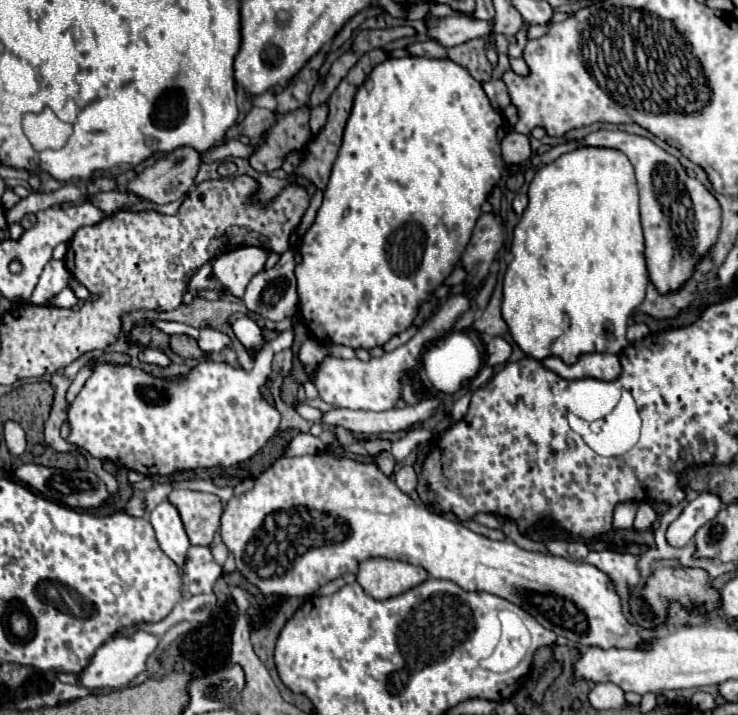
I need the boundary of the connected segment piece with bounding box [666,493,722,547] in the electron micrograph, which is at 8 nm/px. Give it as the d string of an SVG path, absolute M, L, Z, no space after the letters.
M700 493L694 501L690 501L680 517L676 521L670 523L668 531L666 531L666 541L672 547L684 547L692 541L692 537L696 535L696 531L708 523L710 519L716 517L716 513L720 511L722 503L720 497L712 495L712 493Z

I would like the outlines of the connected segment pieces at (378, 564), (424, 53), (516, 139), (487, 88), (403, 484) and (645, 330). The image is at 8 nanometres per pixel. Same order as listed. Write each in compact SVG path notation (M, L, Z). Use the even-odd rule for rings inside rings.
M382 557L366 559L364 563L360 563L356 575L356 581L364 589L364 593L374 599L388 599L400 595L420 585L424 579L428 579L428 573L422 567Z
M418 41L418 43L410 45L408 51L418 57L426 57L426 59L448 59L446 49L436 41Z
M508 131L506 137L502 139L502 157L506 163L522 163L530 159L532 147L530 147L530 137L522 135L518 131Z
M490 79L488 83L482 83L482 89L488 95L492 107L496 107L496 111L504 111L510 105L510 97L508 97L506 85L500 79Z
M404 465L398 473L394 473L394 483L398 485L400 491L404 491L406 495L410 495L416 489L418 483L418 475L410 465Z
M633 323L627 329L627 339L633 343L646 337L649 333L650 330L644 323Z

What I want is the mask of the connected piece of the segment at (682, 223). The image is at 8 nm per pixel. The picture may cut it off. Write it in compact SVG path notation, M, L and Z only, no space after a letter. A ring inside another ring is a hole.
M594 131L586 135L582 141L562 143L546 151L544 155L536 155L532 158L528 168L556 161L560 155L574 151L578 147L608 147L622 151L634 171L640 191L640 217L642 217L642 229L644 229L644 245L646 245L646 269L652 285L660 295L674 293L688 283L688 279L694 275L694 267L700 263L702 257L710 253L710 249L718 241L720 233L720 203L712 191L708 191L698 179L688 177L684 167L676 157L660 149L650 139L630 135L624 131Z

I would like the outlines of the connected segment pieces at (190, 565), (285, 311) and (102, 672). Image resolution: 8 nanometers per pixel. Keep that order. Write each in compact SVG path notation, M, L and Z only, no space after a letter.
M190 547L186 555L186 589L190 595L210 593L220 575L222 567L216 563L208 547Z
M298 245L282 253L272 269L260 271L246 287L244 305L248 311L270 321L290 319L298 313L296 279L294 279L294 253Z
M136 631L134 635L120 635L104 643L104 647L96 649L96 655L88 661L88 667L76 675L78 685L84 689L120 689L126 687L138 673L146 669L146 657L154 651L158 639L144 631Z

